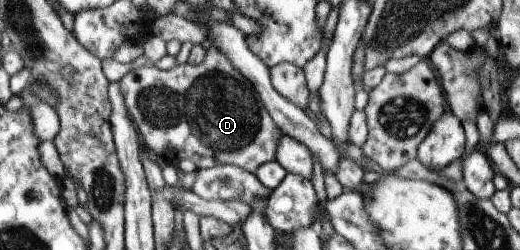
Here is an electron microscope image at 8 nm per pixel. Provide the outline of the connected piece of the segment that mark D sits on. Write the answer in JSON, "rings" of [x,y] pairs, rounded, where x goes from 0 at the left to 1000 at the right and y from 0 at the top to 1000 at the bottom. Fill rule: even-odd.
{"rings":[[[410,180],[396,204],[392,240],[377,260],[340,256],[327,280],[306,280],[294,260],[275,260],[237,300],[227,336],[238,416],[267,540],[267,568],[285,604],[313,636],[365,636],[377,676],[421,656],[444,656],[485,692],[494,664],[527,636],[537,512],[512,448],[498,376],[442,244]]]}

